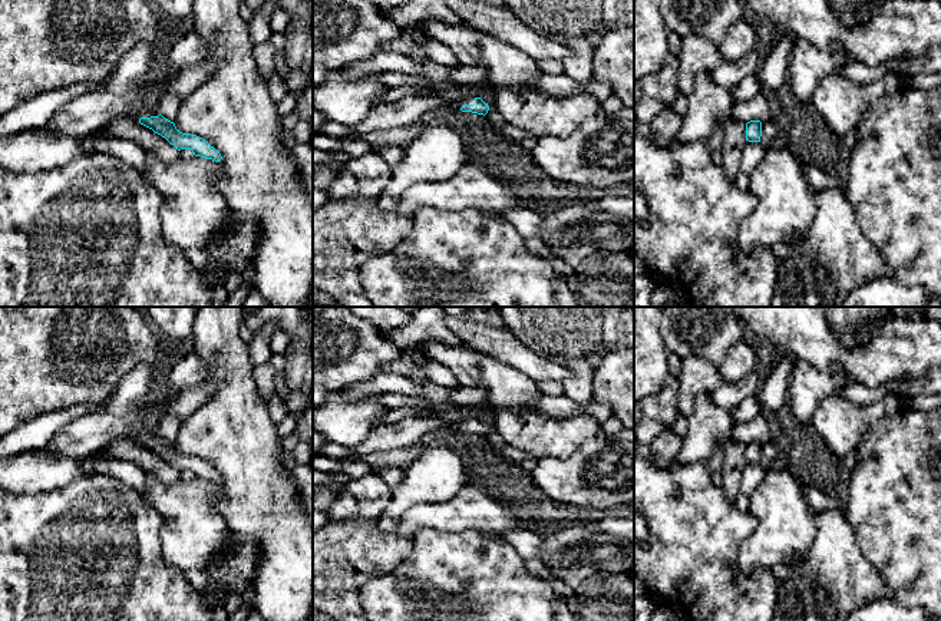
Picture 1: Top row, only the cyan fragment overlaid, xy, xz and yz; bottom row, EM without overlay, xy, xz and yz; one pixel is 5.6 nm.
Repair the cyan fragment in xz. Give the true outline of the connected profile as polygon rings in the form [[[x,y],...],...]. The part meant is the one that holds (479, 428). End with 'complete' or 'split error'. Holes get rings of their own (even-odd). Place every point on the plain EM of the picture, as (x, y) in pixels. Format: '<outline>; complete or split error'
[[[409,417],[392,425],[380,425],[357,446],[351,447],[351,458],[372,455],[374,452],[389,452],[406,449],[419,442],[426,433],[433,433],[442,427],[453,427],[455,432],[486,436],[488,425],[481,419],[469,419],[448,423],[438,417]]]; split error

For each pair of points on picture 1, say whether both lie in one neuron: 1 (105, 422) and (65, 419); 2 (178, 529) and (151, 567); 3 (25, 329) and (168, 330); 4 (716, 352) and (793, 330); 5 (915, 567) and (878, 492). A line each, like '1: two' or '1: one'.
1: two
2: two
3: two
4: two
5: one

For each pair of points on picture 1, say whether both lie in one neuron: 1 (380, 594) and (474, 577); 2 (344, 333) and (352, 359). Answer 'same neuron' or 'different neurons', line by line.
1: same neuron
2: same neuron

